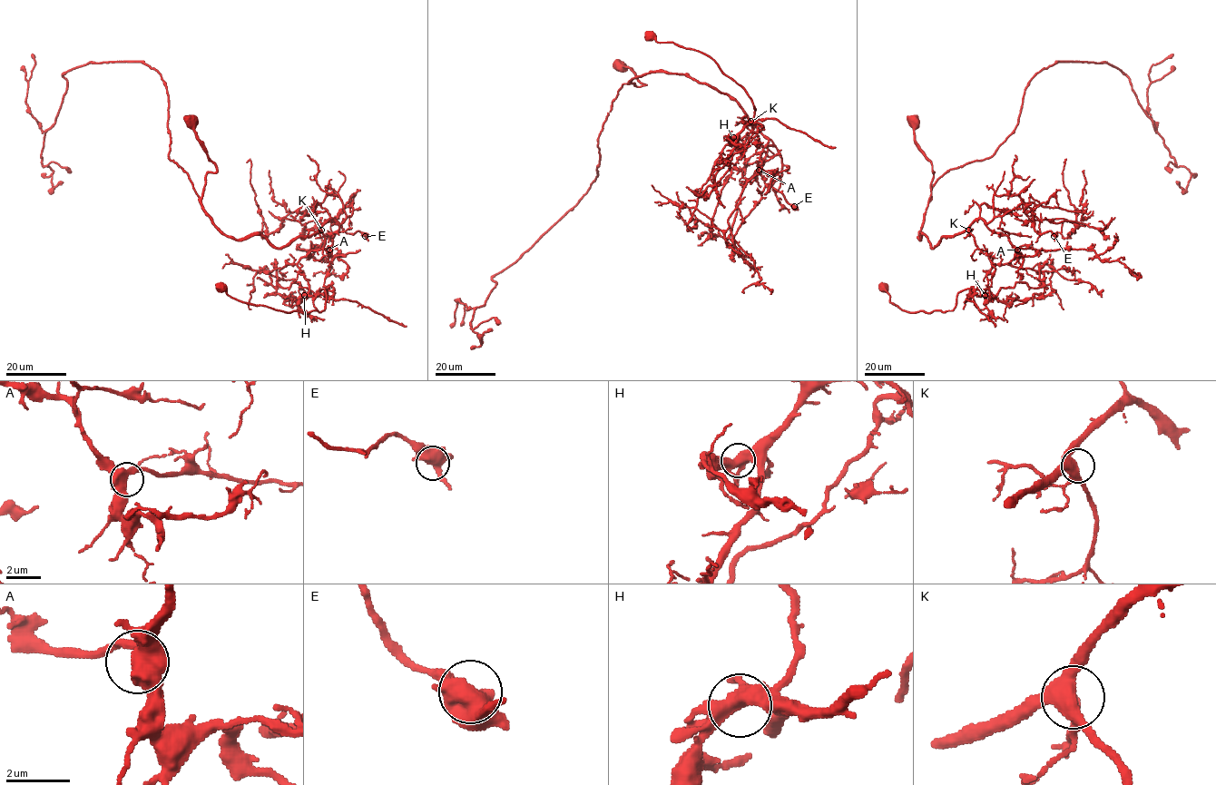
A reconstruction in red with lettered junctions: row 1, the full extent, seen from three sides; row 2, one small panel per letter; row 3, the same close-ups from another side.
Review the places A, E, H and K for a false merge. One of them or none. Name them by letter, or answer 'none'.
H

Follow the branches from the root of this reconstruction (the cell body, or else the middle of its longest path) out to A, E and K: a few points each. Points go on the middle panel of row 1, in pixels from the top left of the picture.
A: (621, 67), (645, 84), (635, 86), (631, 81), (637, 76), (672, 73), (731, 96), (769, 140), (759, 170)
E: (621, 67), (635, 86), (672, 73), (731, 96), (777, 148), (781, 175), (766, 184), (794, 206)
K: (621, 67), (645, 84), (635, 86), (633, 78), (652, 72), (688, 75), (731, 96), (750, 121)

